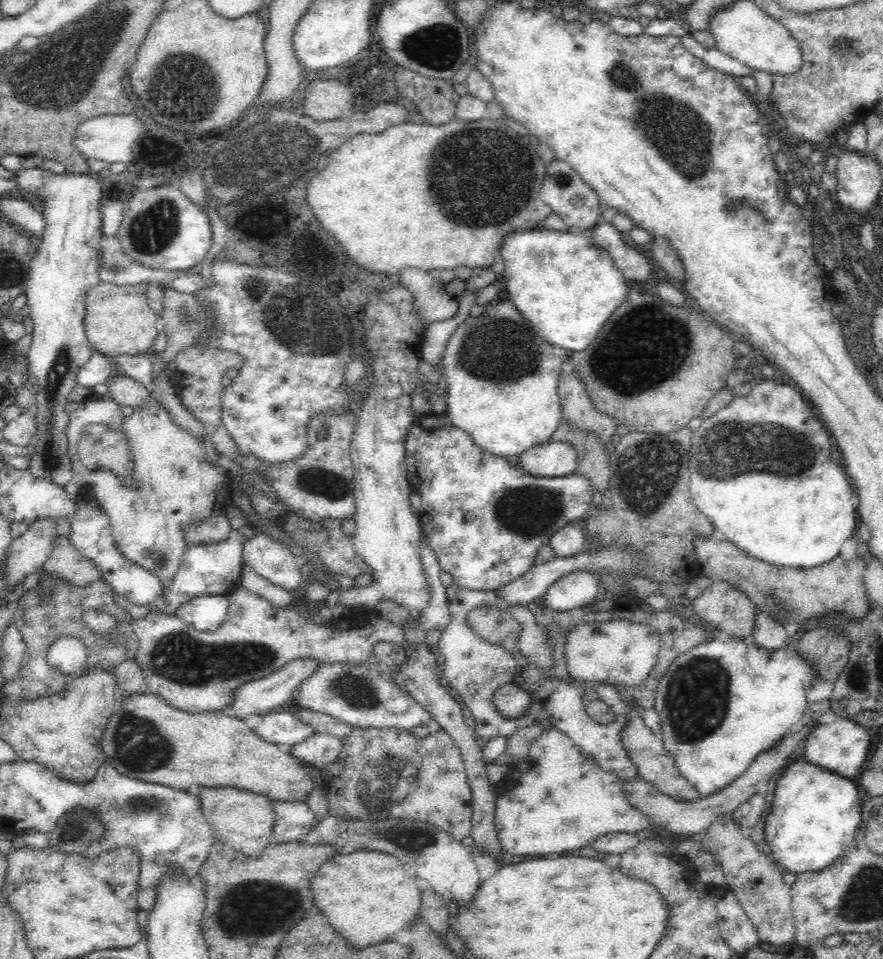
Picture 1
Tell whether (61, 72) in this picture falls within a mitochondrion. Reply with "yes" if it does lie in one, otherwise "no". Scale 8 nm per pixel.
yes

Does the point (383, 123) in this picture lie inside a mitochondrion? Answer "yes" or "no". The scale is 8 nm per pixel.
no

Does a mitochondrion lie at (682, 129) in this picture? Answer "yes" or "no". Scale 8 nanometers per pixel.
yes

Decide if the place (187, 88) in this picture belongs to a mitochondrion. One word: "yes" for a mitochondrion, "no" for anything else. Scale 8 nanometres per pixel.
yes

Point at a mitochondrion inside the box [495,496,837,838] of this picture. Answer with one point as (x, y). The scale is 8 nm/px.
(698, 693)

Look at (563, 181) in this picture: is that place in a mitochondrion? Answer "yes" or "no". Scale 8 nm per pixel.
yes

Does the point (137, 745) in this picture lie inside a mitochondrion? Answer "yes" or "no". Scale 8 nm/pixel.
yes

